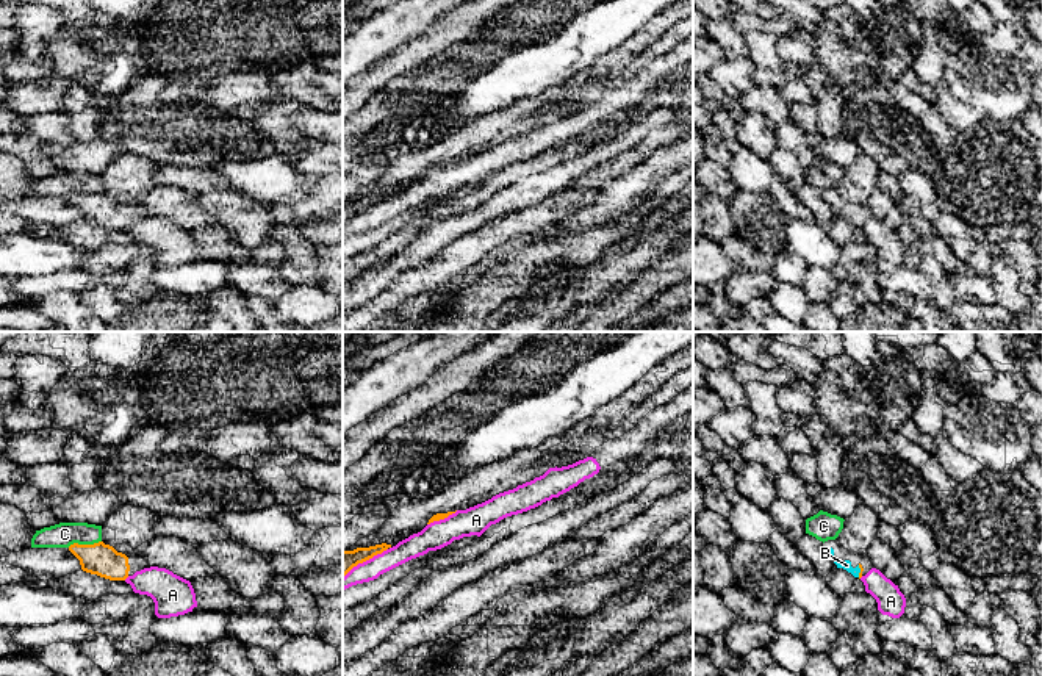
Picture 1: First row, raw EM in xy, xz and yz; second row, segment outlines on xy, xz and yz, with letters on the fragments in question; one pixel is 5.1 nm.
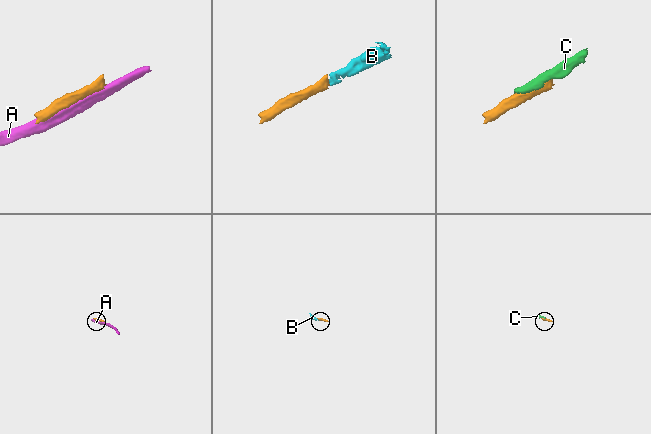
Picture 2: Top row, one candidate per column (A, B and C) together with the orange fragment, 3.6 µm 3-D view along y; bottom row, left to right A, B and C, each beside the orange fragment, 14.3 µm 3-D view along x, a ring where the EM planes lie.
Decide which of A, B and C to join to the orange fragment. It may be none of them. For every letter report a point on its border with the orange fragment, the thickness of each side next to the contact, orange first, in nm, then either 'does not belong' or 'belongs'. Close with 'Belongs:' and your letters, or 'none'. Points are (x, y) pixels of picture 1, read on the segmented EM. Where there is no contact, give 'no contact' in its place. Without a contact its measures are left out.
A: contact xz (365, 560); calibres 110 and 110 nm; does not belong
B: contact yz (861, 571); calibres 20 and 50 nm; belongs
C: contact xy (83, 545); calibres 170 and 130 nm; does not belong
Belongs: B

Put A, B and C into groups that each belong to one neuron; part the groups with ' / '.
A / B / C

